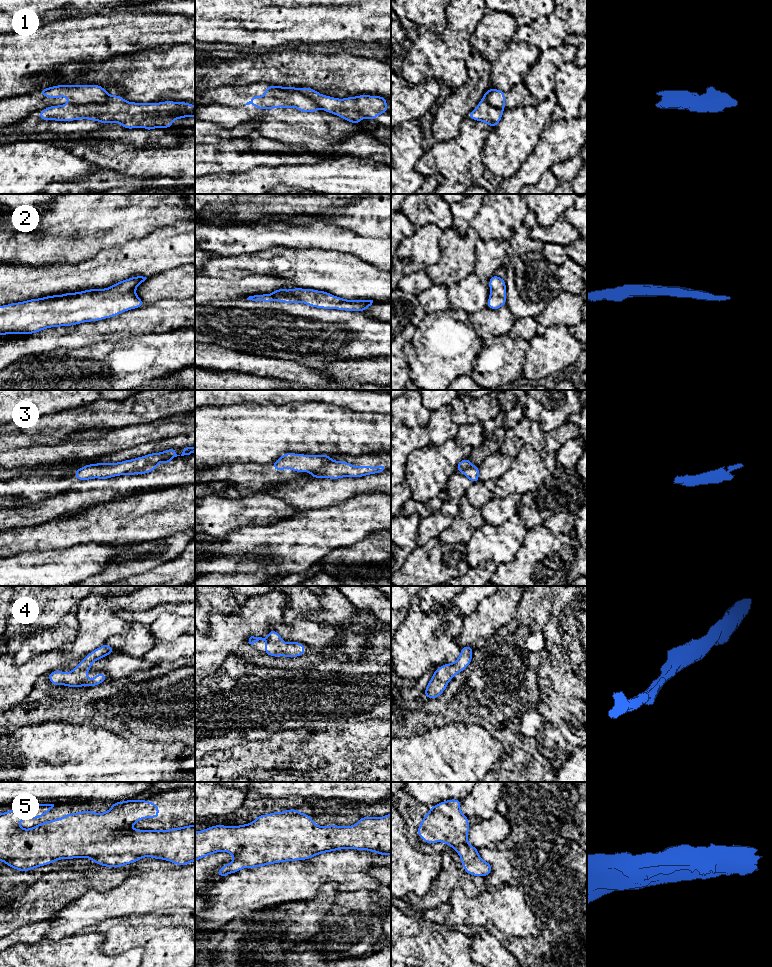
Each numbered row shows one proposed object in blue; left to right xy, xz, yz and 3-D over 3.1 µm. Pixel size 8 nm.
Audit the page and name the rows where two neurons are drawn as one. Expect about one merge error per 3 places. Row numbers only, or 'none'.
1, 3

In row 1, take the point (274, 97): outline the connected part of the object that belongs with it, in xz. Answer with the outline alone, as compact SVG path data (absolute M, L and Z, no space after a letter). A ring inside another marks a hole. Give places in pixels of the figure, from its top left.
M267 86L265 88L264 96L251 96L250 101L247 102L245 106L249 104L263 110L278 107L295 107L301 112L316 112L319 109L312 99L301 94L299 91L290 91L273 86Z

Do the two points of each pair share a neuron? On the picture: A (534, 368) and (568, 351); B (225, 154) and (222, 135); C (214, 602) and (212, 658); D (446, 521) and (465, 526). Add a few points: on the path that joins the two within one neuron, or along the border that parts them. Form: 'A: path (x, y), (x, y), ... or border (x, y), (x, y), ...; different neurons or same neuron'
A: path (542, 360), (553, 351), (560, 351); same neuron
B: border (246, 136), (240, 139), (228, 139), (205, 144); different neurons
C: border (238, 610), (214, 611), (207, 632); different neurons
D: border (454, 518), (453, 522), (438, 537); different neurons

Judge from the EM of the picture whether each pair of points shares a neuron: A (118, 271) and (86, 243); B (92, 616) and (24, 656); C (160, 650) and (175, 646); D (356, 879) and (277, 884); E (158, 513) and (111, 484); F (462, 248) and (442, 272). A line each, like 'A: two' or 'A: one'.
A: two
B: two
C: one
D: one
E: two
F: one

